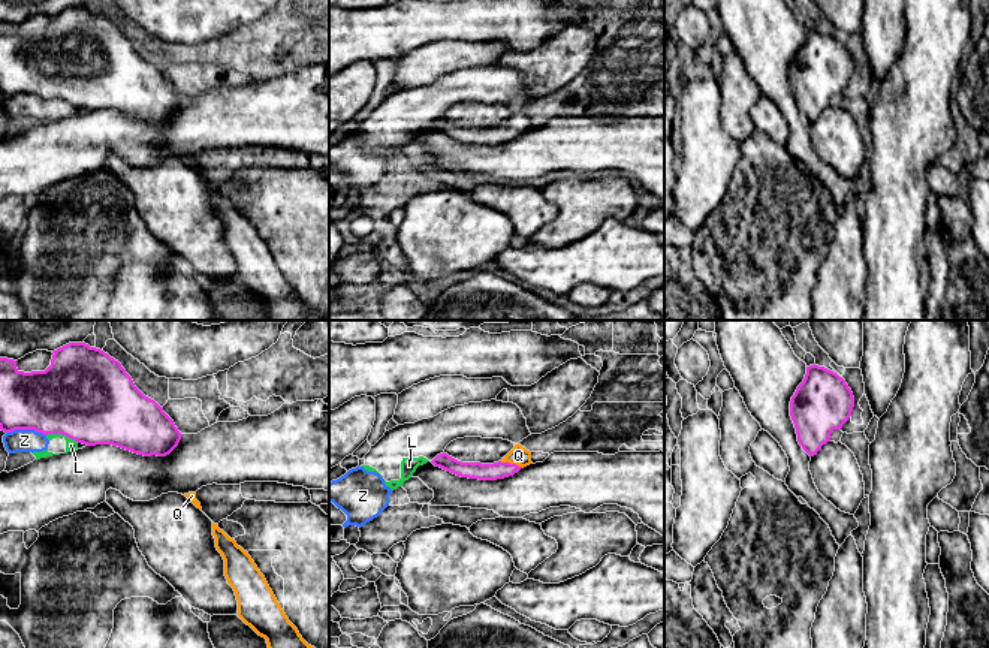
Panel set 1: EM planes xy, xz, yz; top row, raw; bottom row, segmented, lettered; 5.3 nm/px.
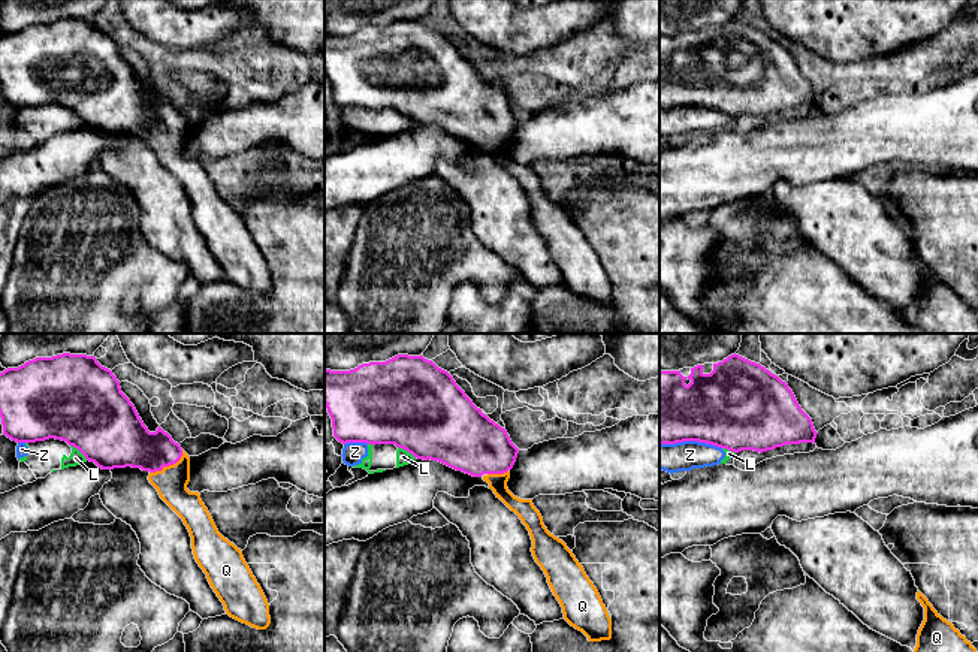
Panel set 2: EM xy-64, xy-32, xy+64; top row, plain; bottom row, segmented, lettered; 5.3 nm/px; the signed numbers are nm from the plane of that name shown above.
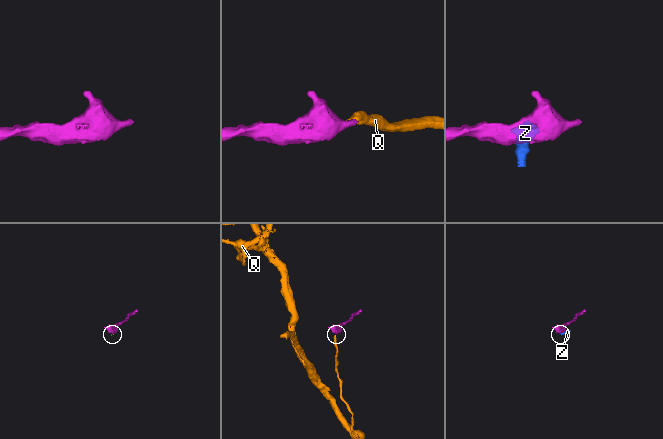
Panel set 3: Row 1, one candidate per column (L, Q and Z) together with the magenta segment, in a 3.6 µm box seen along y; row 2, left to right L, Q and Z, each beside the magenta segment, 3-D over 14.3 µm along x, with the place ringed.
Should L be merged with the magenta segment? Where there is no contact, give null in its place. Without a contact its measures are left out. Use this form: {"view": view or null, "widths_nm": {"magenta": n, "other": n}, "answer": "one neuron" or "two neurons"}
{"view": "xy", "widths_nm": {"magenta": 480, "other": 60}, "answer": "two neurons"}

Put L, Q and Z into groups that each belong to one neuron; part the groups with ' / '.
L Z / Q

